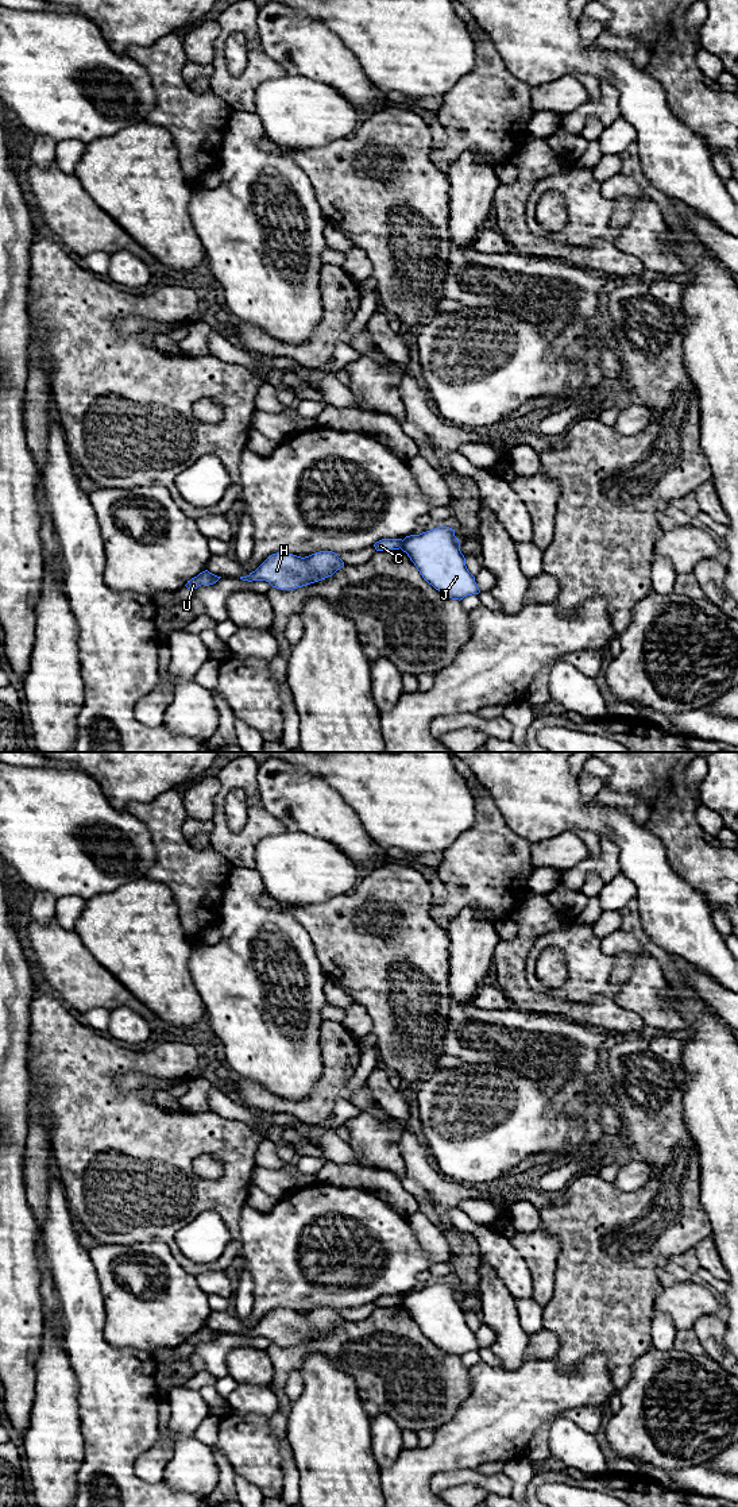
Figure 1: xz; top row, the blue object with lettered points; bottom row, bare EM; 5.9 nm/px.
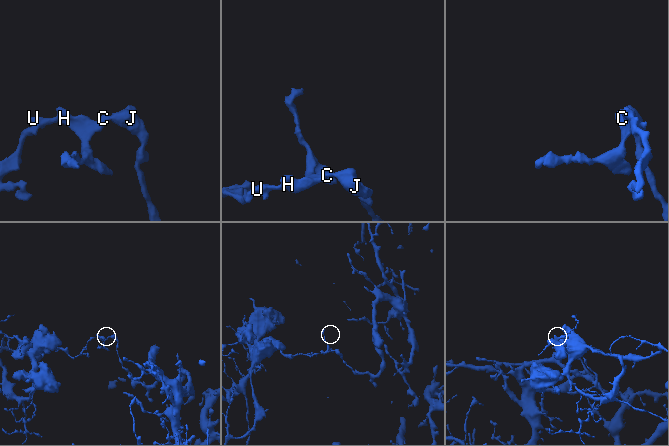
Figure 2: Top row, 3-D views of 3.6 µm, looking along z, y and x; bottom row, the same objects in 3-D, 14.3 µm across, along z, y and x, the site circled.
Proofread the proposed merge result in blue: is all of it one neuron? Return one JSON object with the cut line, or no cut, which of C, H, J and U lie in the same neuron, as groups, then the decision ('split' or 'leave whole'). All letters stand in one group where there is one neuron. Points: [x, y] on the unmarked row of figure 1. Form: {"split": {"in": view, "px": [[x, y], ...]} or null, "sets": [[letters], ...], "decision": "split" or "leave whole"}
{"split": {"in": "xz", "px": [[402, 1297], [400, 1303]]}, "sets": [["C", "H", "U"], ["J"]], "decision": "split"}

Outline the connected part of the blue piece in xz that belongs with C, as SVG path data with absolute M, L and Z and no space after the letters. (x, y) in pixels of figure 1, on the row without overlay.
M382 1295L374 1300L376 1307L399 1306L402 1295Z

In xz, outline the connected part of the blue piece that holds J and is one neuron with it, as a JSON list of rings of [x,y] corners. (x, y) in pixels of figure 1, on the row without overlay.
[[[437,1283],[406,1292],[401,1306],[407,1310],[422,1334],[447,1354],[460,1357],[480,1349],[475,1333],[465,1322],[455,1286]]]

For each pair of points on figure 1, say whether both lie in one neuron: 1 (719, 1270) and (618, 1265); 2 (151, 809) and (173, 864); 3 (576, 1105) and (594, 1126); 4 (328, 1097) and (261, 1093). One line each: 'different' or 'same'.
1: different
2: same
3: same
4: same

